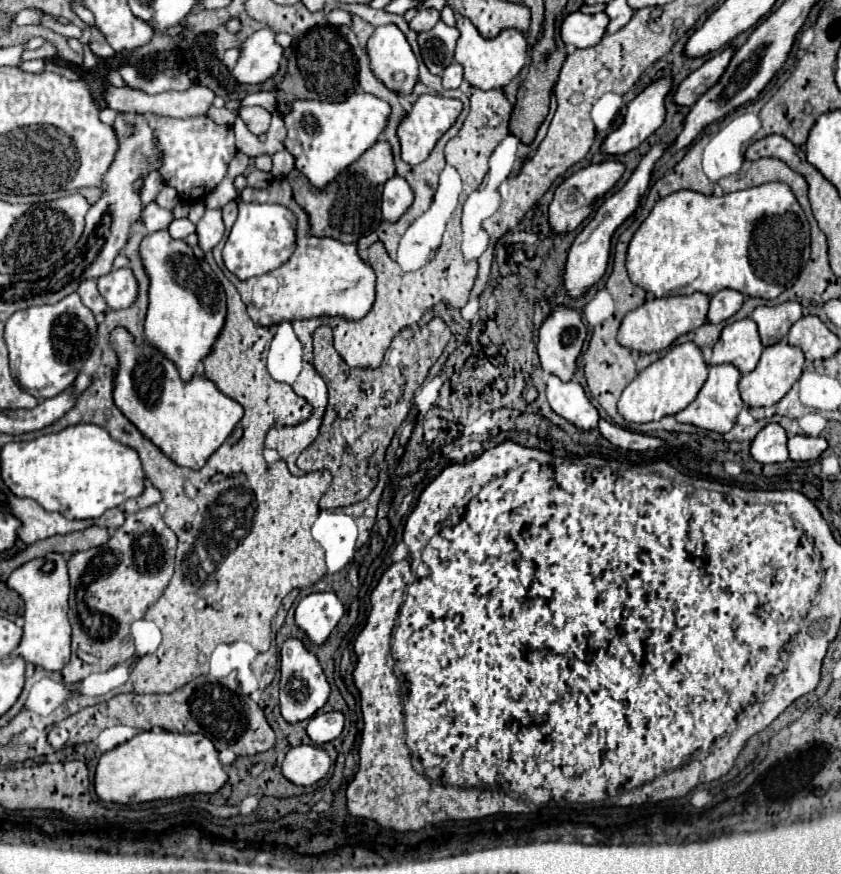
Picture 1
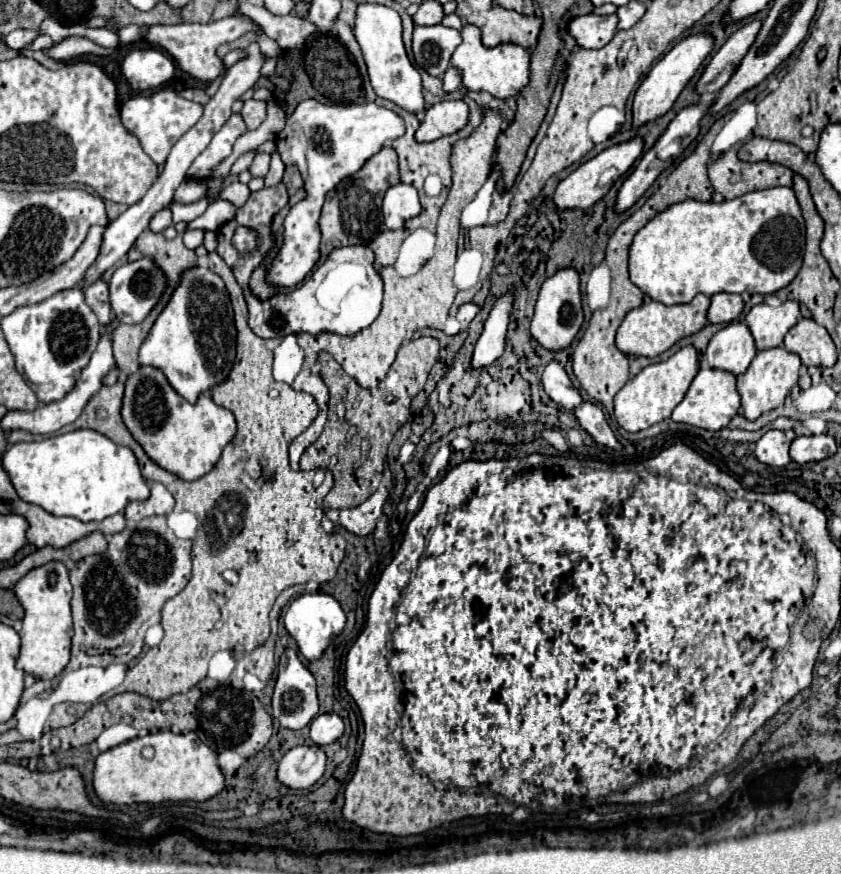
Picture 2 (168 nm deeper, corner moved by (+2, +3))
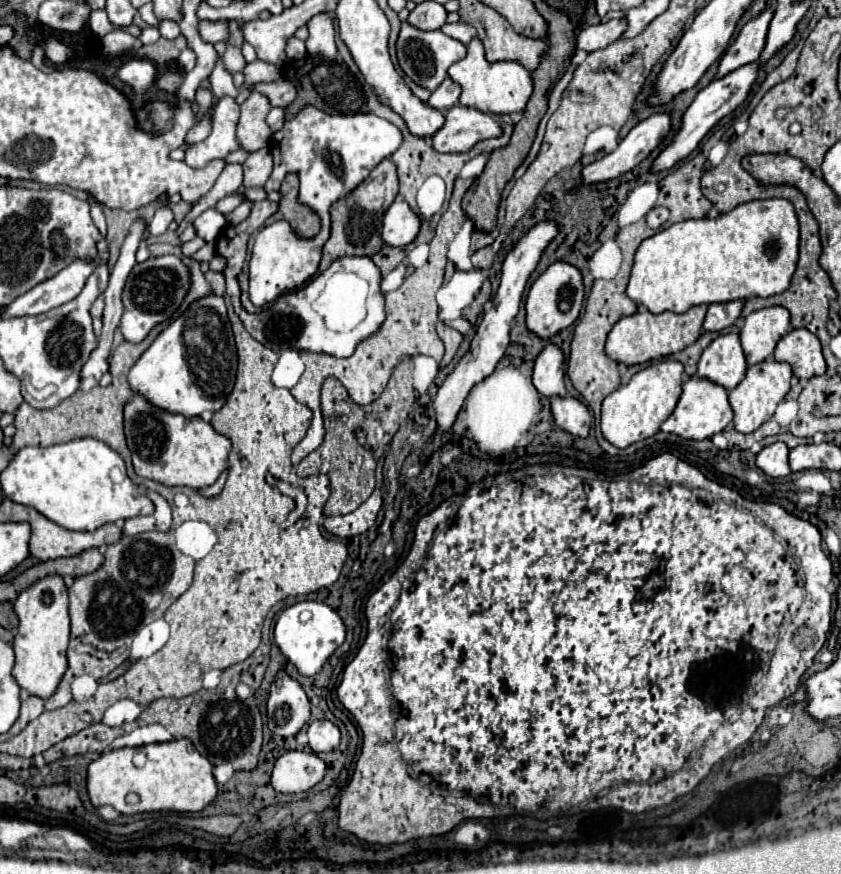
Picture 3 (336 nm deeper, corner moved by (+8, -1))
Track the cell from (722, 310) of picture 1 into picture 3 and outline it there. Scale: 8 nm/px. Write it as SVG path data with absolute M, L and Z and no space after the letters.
M728 301L728 303L714 303L708 307L708 315L704 319L706 331L722 331L730 327L742 313L742 301Z

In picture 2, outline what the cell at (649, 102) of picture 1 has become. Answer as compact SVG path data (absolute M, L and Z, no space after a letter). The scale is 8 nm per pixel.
M704 33L702 35L686 37L680 43L676 43L650 69L650 73L640 83L640 87L638 87L638 91L634 95L634 103L632 103L632 129L638 129L638 127L642 127L642 125L646 125L650 121L656 121L666 111L670 111L670 107L678 99L680 91L686 87L686 83L692 79L692 75L698 71L698 67L702 65L702 61L708 57L710 51L712 51L712 37L710 35L704 35Z

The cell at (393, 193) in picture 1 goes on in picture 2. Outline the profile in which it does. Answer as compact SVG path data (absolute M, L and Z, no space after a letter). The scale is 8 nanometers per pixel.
M406 183L392 185L392 189L388 189L384 195L382 213L388 229L400 229L404 221L420 213L420 201L418 201L416 189Z

